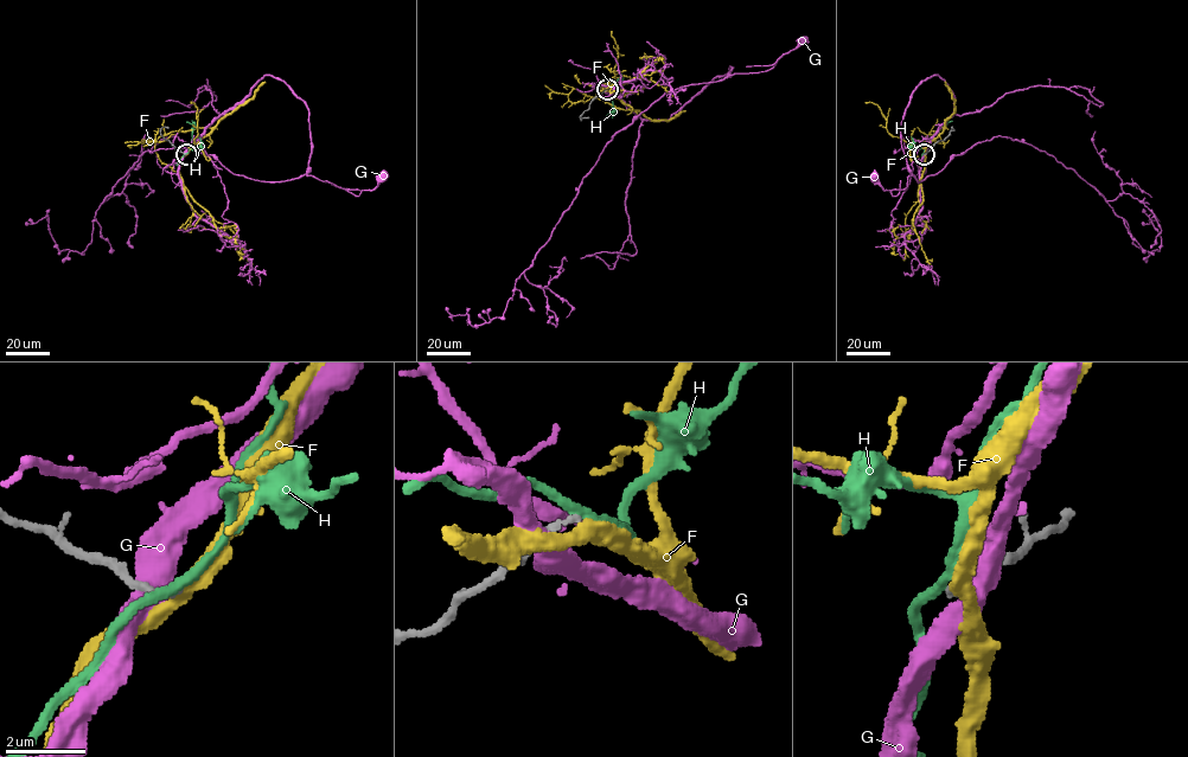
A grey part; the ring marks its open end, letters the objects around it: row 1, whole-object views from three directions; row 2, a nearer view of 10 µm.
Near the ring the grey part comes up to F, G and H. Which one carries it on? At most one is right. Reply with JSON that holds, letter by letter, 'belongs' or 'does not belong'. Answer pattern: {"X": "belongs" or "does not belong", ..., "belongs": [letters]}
{"F": "belongs", "G": "does not belong", "H": "does not belong", "belongs": ["F"]}

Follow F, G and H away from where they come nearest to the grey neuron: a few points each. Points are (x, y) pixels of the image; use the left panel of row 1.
F: (186, 154), (210, 128), (172, 132), (147, 141), (161, 142), (183, 127)
G: (184, 154), (222, 113), (272, 75), (308, 109), (307, 175), (359, 191), (371, 190), (383, 177)
H: (186, 154), (192, 143), (192, 121)

